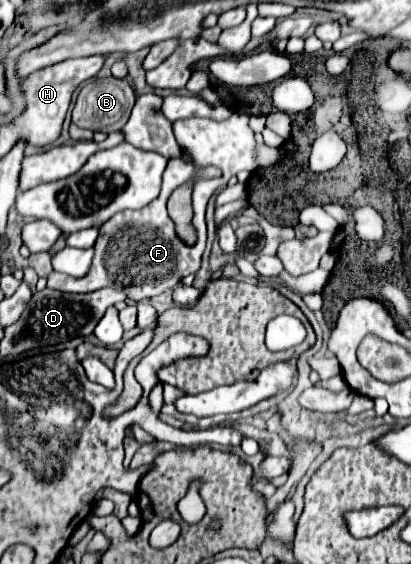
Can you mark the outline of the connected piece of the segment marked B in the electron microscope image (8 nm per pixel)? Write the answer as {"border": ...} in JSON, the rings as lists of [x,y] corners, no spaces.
{"border":[[[97,79],[87,83],[77,97],[77,103],[73,107],[73,123],[83,127],[83,129],[93,129],[93,131],[119,131],[127,119],[129,113],[133,109],[135,103],[135,93],[131,89],[131,85],[125,79]]]}

